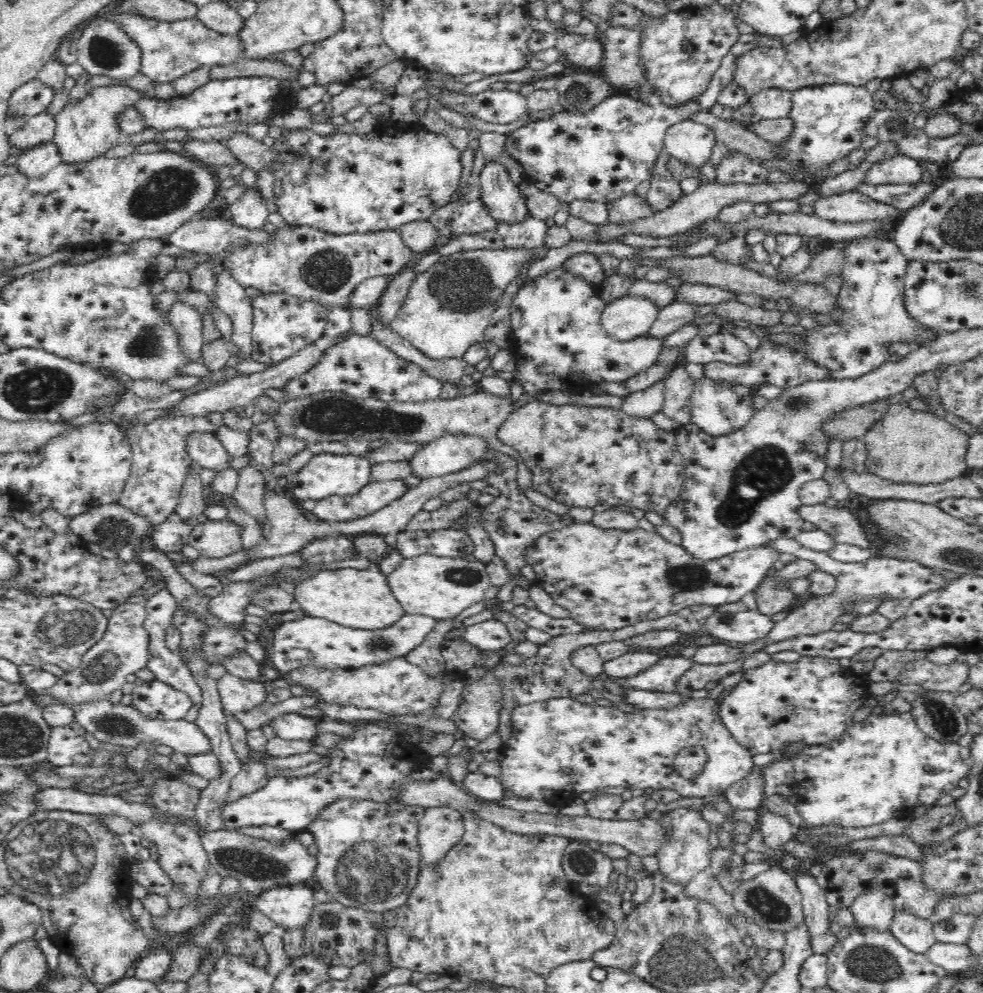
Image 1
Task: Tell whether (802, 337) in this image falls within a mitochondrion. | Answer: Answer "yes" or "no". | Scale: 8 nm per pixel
no

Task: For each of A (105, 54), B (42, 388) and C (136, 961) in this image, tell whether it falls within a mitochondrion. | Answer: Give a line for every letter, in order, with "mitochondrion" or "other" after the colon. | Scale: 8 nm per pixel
A: mitochondrion
B: mitochondrion
C: other

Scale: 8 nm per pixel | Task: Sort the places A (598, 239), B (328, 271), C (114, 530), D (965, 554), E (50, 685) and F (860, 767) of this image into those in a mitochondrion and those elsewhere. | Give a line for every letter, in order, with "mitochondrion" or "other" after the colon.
A: other
B: mitochondrion
C: mitochondrion
D: mitochondrion
E: other
F: other

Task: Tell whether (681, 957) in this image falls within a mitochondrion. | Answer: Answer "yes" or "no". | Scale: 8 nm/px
yes

